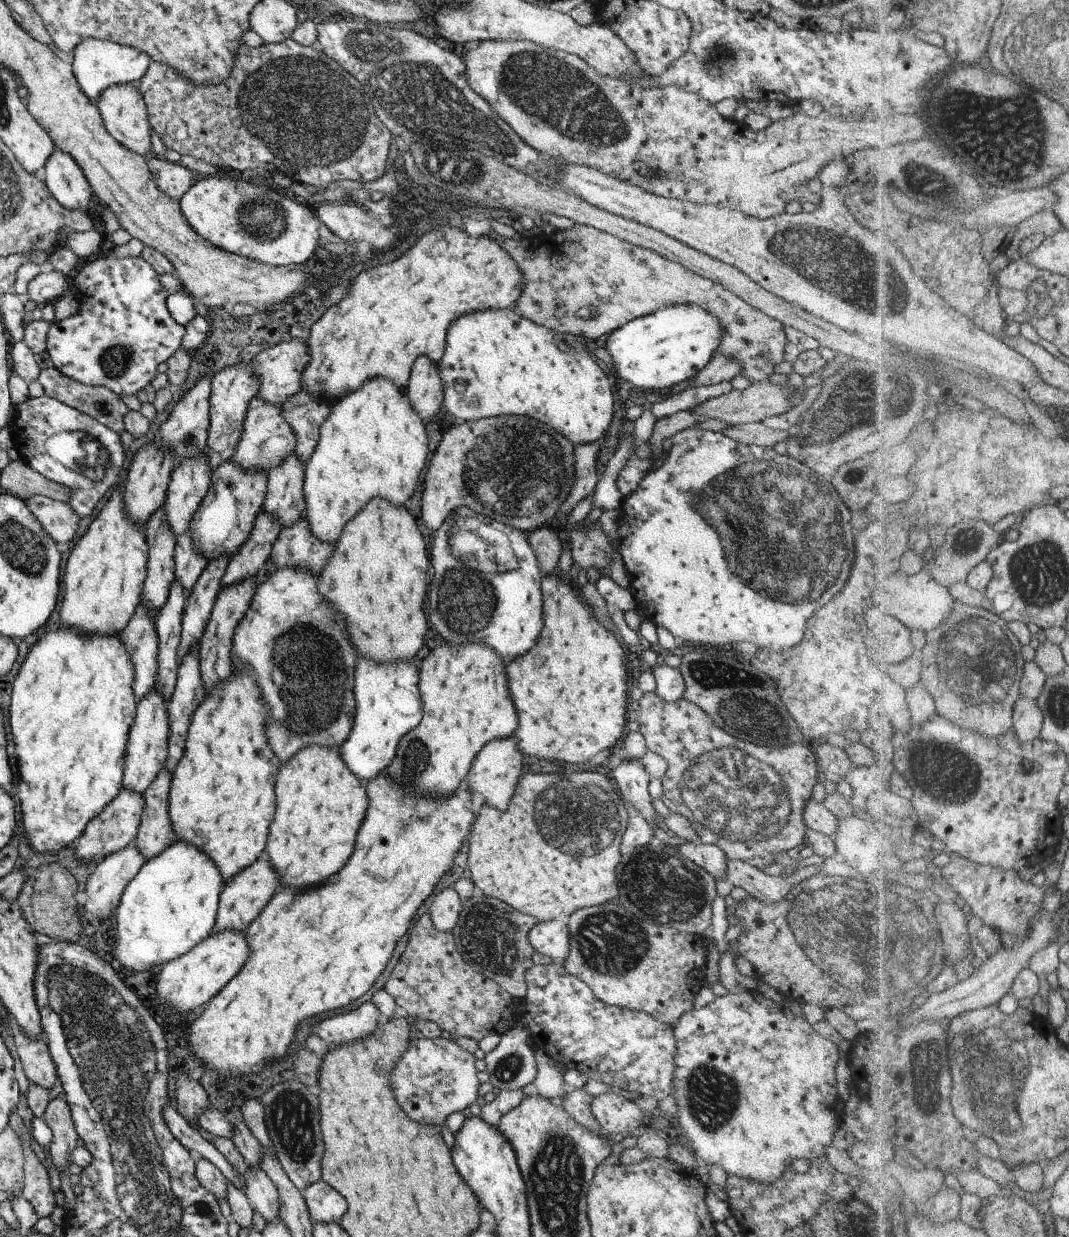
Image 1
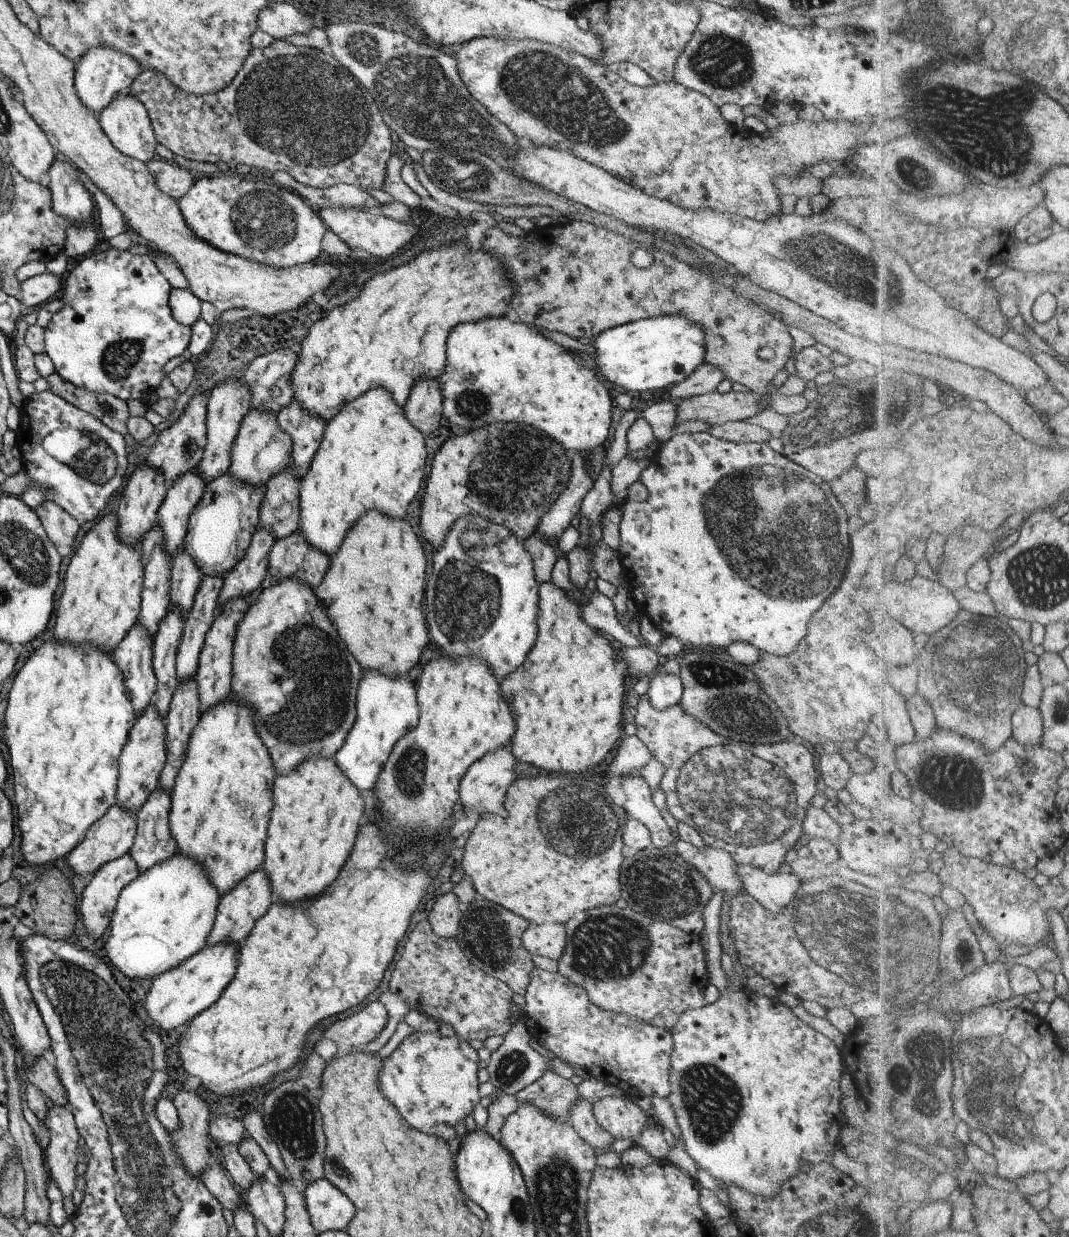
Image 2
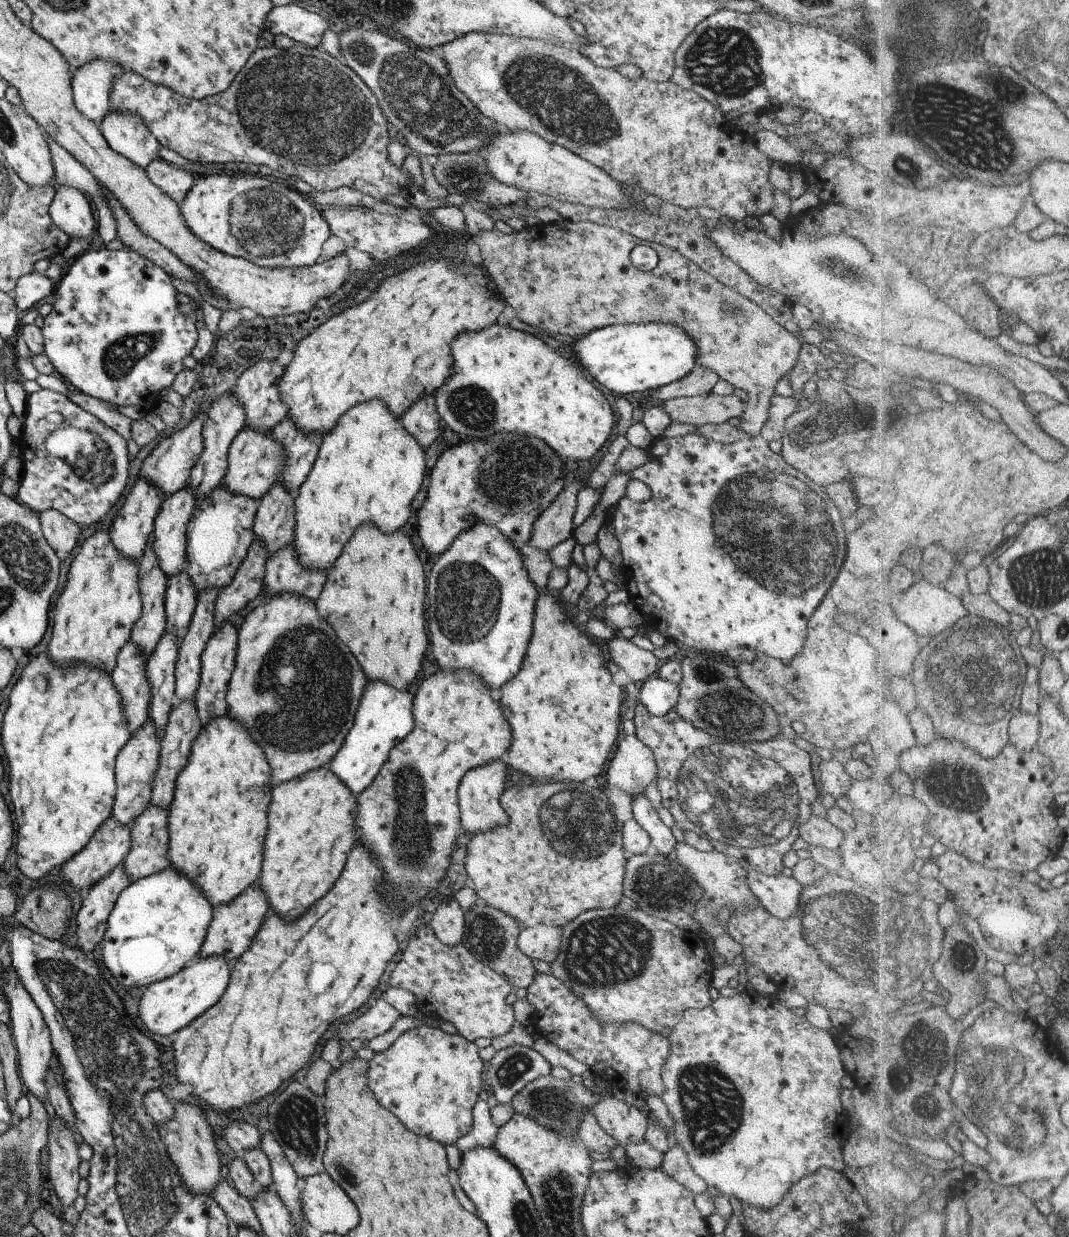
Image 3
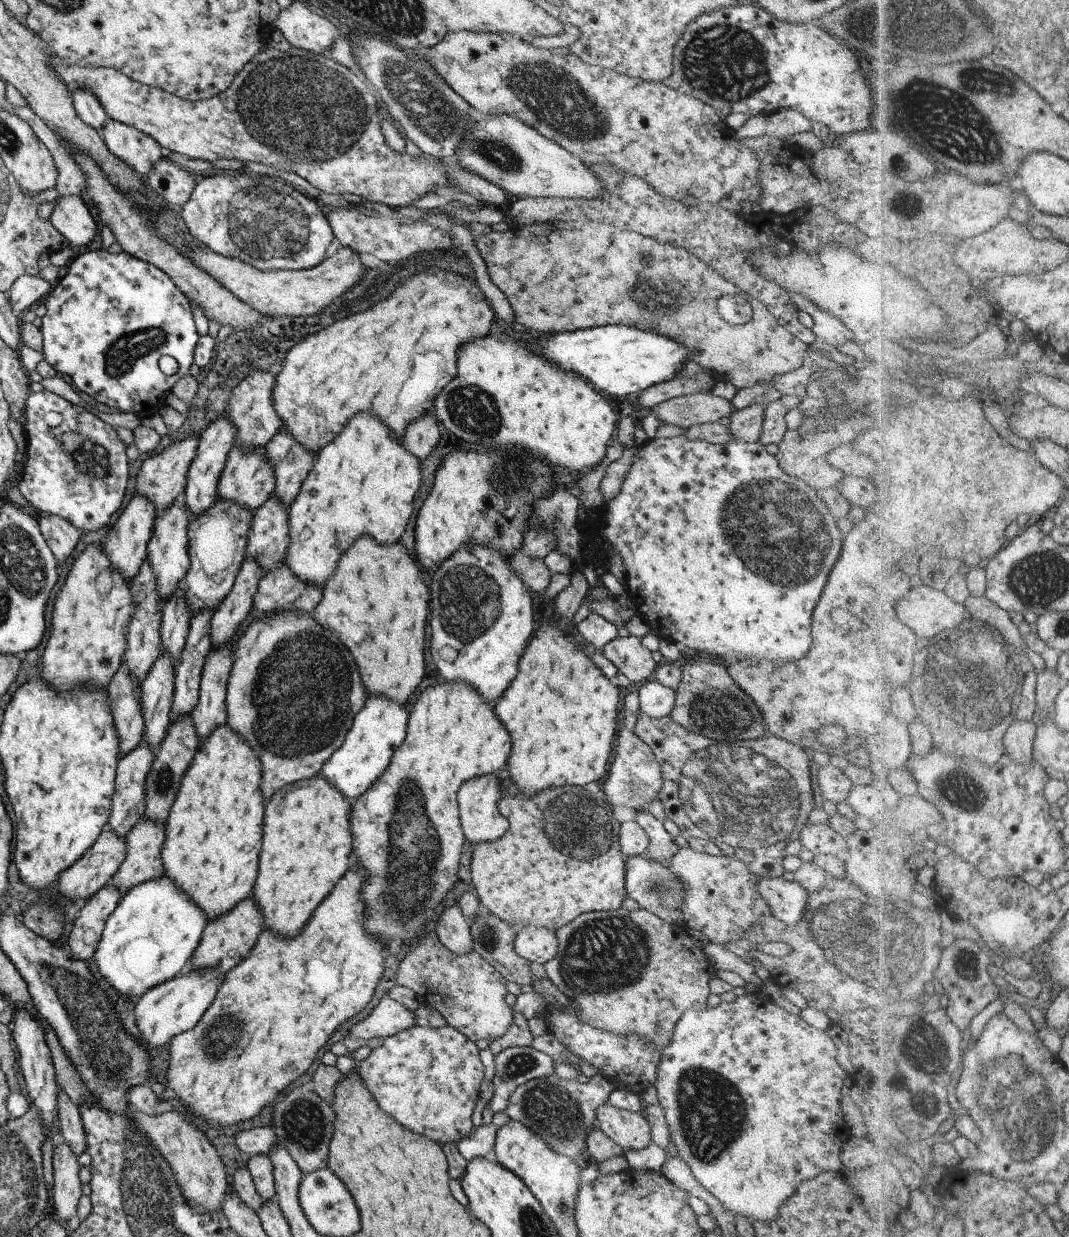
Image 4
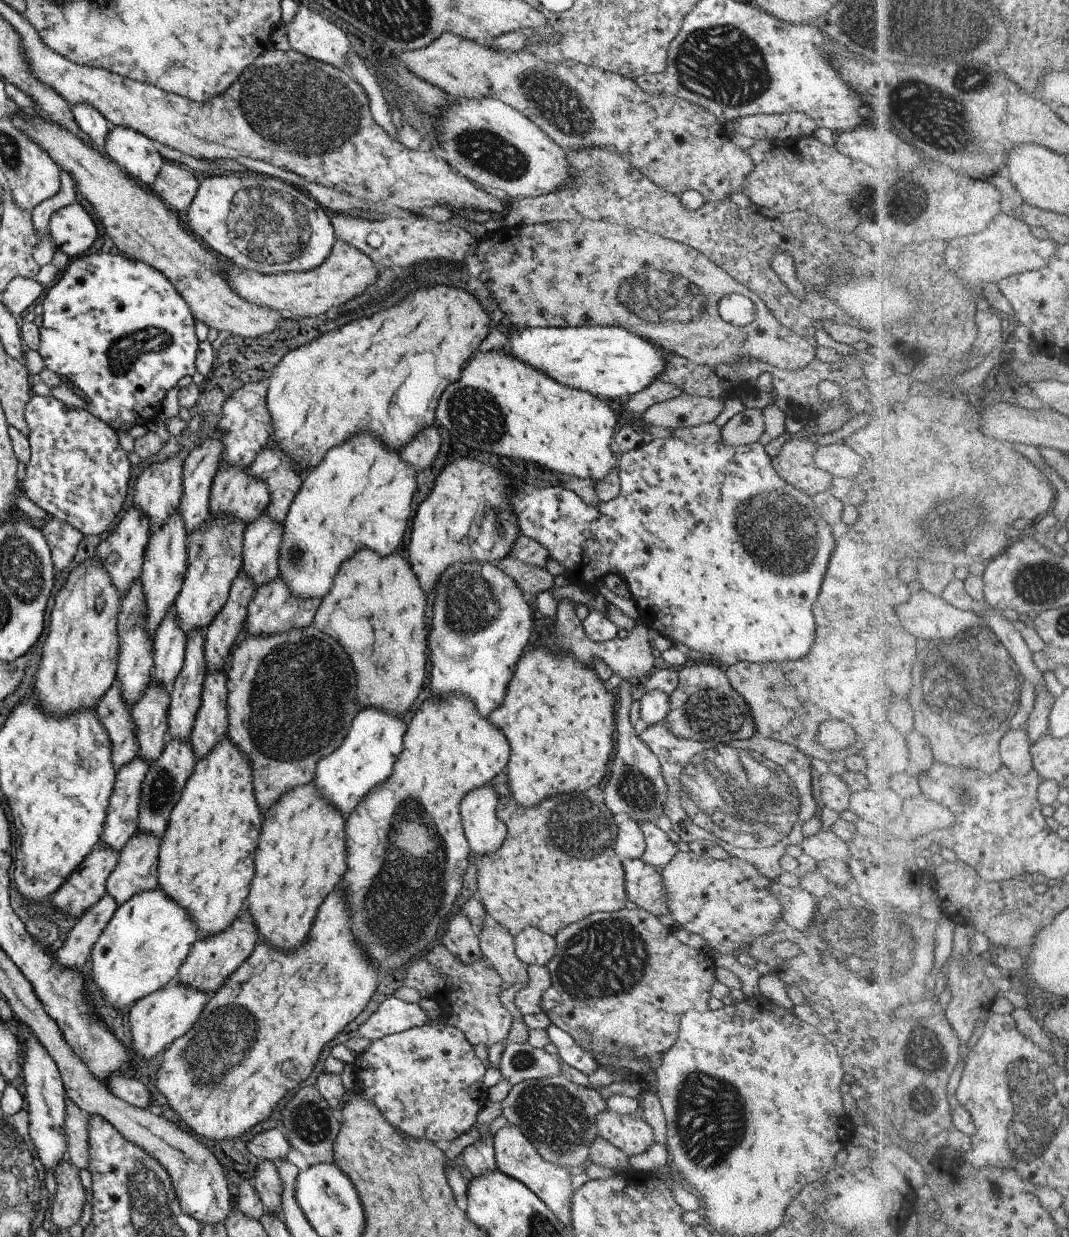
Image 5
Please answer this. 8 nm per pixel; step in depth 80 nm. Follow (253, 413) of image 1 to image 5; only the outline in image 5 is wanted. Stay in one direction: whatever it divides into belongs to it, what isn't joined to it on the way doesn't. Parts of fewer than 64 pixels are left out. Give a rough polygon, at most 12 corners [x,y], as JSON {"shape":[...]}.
{"shape":[[227,463],[211,483],[209,516],[249,524],[265,512],[266,482]]}

